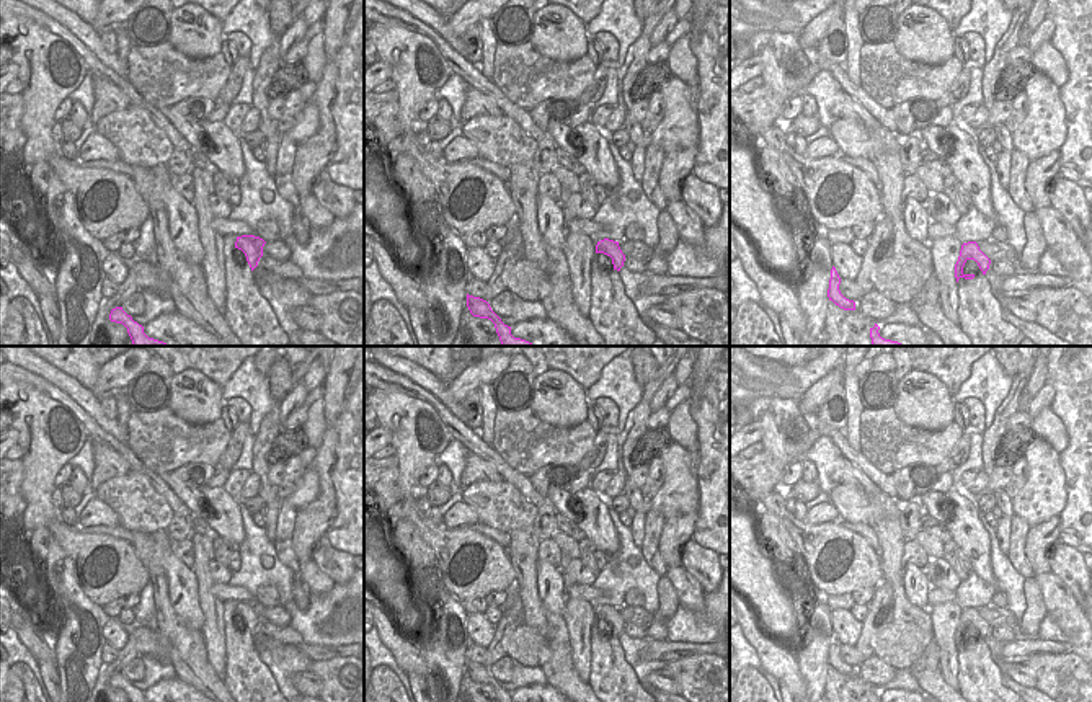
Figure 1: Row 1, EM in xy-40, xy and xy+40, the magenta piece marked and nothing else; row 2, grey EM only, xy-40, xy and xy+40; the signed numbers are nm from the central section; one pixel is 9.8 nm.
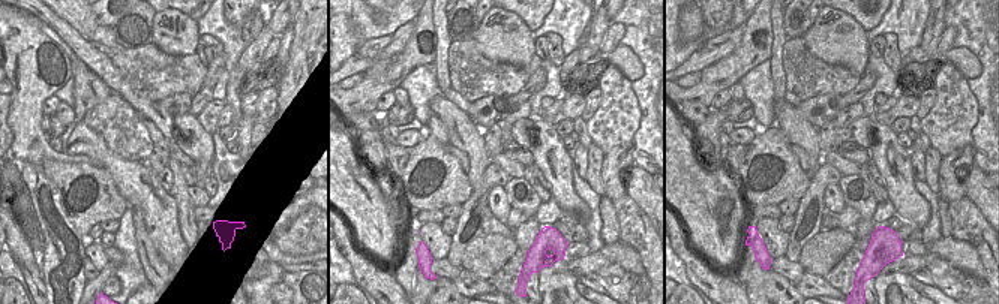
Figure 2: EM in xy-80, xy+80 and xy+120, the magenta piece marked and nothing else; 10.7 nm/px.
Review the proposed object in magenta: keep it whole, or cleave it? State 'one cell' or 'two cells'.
one cell

